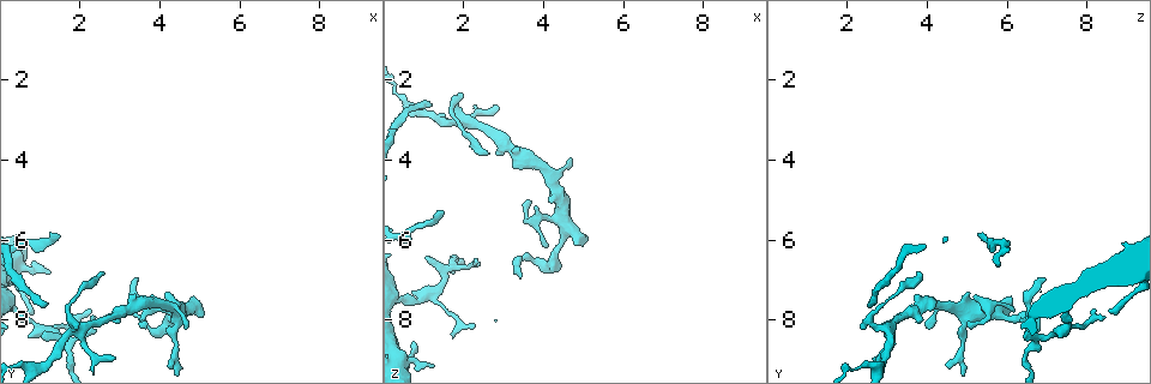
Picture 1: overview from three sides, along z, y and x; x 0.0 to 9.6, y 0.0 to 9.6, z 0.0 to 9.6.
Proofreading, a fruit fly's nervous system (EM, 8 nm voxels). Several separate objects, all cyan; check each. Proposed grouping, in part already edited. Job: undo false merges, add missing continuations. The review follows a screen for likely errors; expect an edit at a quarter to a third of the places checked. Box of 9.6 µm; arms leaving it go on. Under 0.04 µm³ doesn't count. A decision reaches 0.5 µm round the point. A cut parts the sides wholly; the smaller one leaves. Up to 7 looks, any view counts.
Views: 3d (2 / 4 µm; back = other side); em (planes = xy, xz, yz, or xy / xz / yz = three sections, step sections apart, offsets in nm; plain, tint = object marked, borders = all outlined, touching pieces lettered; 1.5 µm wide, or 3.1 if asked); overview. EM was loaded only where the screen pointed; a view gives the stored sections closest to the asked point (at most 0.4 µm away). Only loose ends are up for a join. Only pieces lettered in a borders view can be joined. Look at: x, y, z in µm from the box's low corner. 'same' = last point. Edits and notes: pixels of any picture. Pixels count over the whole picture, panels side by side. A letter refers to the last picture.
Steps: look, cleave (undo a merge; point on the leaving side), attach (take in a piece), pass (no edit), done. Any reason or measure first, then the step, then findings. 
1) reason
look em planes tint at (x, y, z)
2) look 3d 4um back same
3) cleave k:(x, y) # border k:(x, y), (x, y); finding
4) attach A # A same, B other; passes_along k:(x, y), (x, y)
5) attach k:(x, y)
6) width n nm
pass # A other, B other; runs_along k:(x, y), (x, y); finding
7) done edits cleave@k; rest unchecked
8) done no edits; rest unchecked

end of a long branch
look 3d 2um at (3.40, 7.05, 6.90)

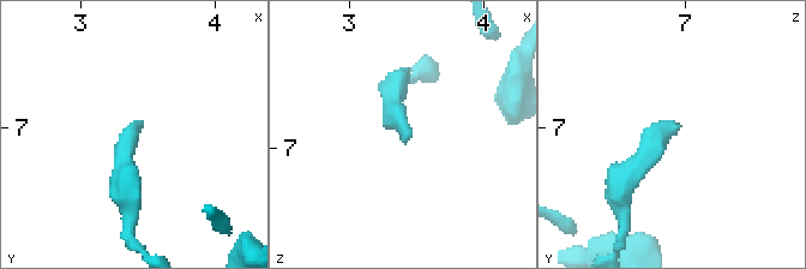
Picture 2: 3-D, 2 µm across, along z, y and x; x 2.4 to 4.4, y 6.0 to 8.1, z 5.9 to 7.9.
look em planes borders at (3.42, 7.02, 6.92)

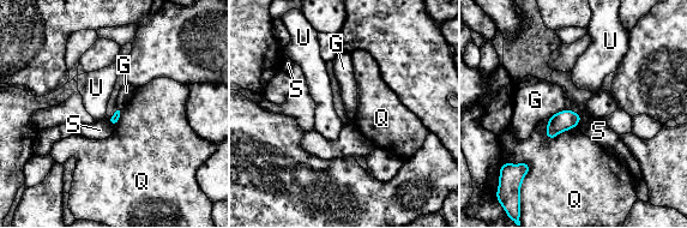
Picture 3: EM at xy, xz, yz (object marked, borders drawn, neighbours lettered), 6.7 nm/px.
longest_contact Q 220 nm
pass # G other, Q other, S other, U other; no lettered piece goes on from it

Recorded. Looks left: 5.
an open end
look em planes borders at (1.00, 8.35, 6.45)

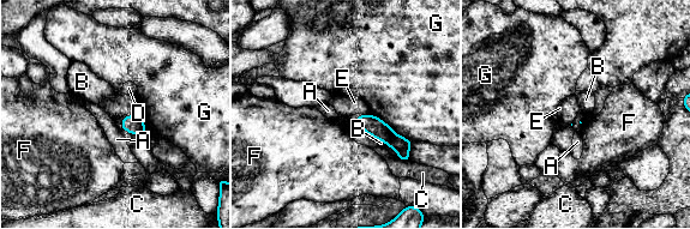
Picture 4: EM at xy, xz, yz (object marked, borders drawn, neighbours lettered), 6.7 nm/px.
pass # A other, B other, C other, D other, E other, F other, G other; border 4:(126, 114), (136, 115); none of them fits

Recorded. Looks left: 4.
an open end
look em xy step 4 borders at (4.70, 8.10, 4.00)

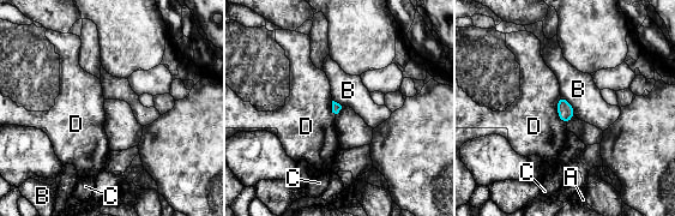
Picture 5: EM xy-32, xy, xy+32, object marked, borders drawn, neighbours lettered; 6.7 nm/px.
look em planes borders same

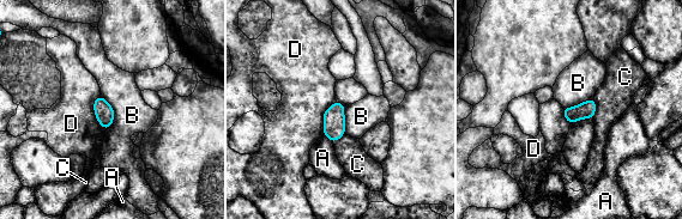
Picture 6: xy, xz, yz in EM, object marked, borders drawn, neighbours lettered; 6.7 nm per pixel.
width 110 nm
pass # A other, B other, C other, D other; border 6:(100, 95), (114, 113), (106, 131); none of them fits

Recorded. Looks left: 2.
done no edits; rest unchecked

